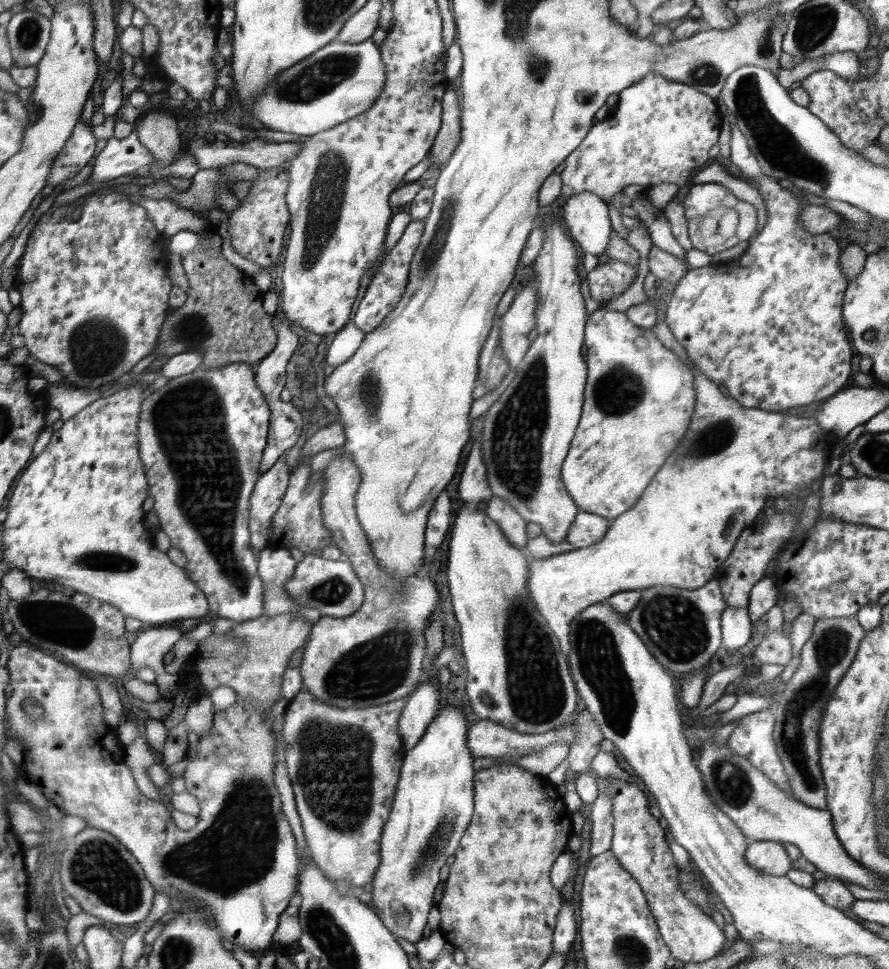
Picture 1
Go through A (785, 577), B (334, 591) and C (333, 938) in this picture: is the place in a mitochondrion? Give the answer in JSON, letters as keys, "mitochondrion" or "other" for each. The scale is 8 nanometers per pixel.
{"A":"other","B":"mitochondrion","C":"mitochondrion"}

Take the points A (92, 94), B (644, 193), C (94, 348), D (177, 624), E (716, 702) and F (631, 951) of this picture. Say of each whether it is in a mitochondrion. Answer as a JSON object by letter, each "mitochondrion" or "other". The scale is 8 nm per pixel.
{"A":"other","B":"other","C":"mitochondrion","D":"other","E":"other","F":"mitochondrion"}

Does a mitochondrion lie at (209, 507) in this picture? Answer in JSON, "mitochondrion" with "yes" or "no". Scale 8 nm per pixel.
{"mitochondrion":"yes"}

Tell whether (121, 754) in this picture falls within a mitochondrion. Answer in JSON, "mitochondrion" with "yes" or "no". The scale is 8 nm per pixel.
{"mitochondrion":"no"}

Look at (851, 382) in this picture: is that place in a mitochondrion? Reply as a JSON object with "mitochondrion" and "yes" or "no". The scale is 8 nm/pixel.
{"mitochondrion":"no"}

